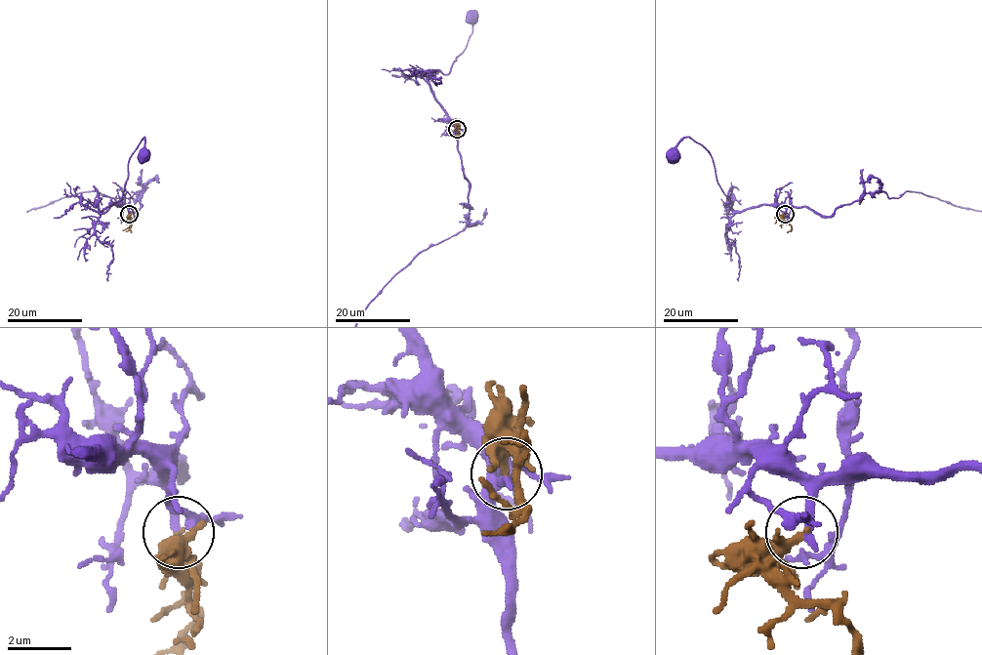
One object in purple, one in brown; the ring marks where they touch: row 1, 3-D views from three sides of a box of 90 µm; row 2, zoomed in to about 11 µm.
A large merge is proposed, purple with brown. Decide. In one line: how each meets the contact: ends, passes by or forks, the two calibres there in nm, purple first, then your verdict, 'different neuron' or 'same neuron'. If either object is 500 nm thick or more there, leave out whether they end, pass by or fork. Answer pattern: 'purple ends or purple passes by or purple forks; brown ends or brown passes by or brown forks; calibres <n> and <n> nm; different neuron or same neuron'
purple ends; brown ends; calibres 300 and 320 nm; same neuron

